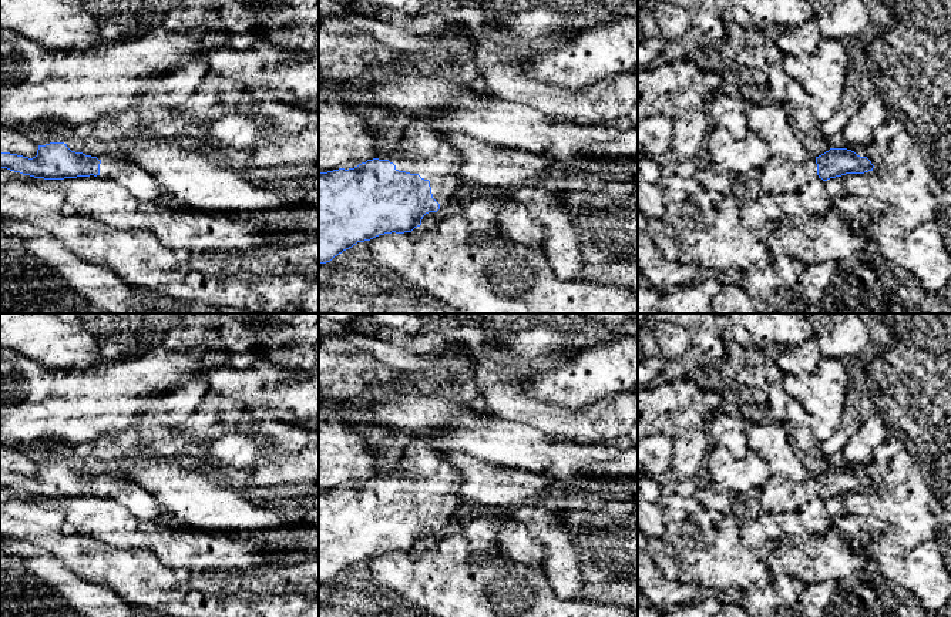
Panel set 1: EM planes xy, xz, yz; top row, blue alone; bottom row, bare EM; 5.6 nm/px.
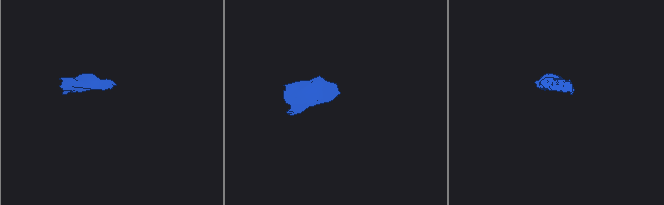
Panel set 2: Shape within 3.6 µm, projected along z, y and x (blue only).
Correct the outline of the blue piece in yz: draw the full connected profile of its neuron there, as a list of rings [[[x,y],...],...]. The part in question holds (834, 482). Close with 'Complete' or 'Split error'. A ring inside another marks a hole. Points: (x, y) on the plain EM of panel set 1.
[[[830,467],[814,480],[793,482],[789,479],[770,479],[750,500],[755,512],[783,513],[800,512],[816,494],[823,500],[846,493],[864,493],[874,484],[867,476],[860,476],[847,467]]]. Split error

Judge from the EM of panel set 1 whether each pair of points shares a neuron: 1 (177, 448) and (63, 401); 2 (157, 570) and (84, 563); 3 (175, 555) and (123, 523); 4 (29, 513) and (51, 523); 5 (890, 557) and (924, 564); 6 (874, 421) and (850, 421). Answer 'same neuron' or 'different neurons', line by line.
1: different neurons
2: same neuron
3: same neuron
4: same neuron
5: same neuron
6: same neuron

